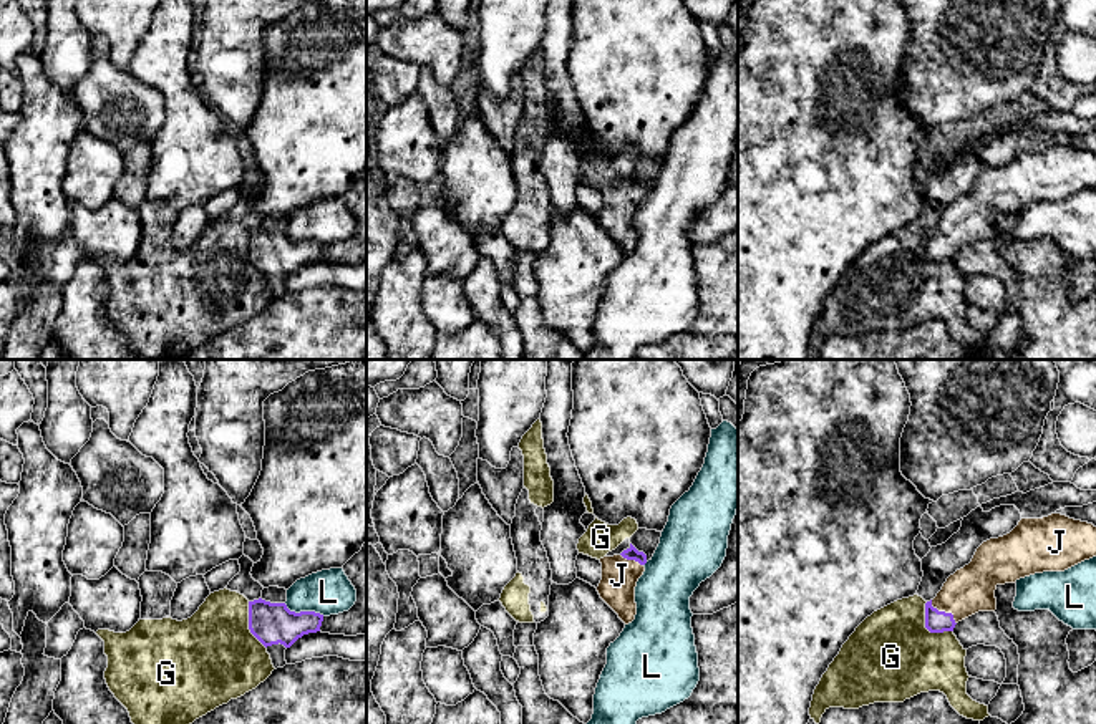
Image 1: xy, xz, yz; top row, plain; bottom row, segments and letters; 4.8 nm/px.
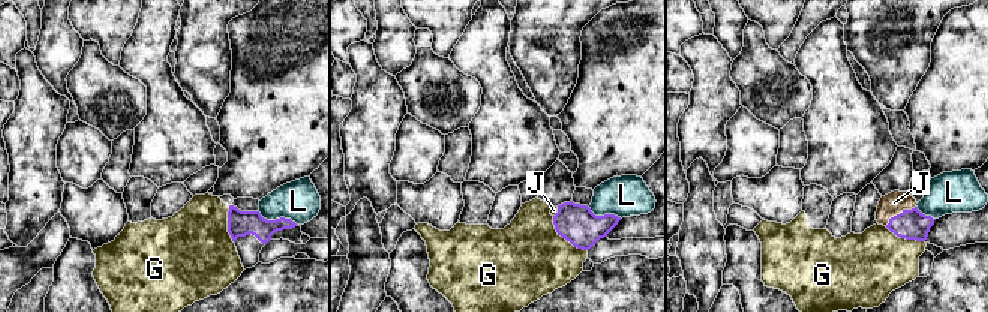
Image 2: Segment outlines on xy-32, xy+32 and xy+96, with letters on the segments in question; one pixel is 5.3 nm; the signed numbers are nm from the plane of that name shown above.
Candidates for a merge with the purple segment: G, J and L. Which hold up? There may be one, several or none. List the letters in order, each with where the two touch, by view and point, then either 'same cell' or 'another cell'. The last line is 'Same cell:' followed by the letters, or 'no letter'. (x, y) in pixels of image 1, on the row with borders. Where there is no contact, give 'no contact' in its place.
G: contact yz (927, 628); another cell
J: contact yz (944, 612); same cell
L: contact xy (304, 612); another cell
Same cell: J

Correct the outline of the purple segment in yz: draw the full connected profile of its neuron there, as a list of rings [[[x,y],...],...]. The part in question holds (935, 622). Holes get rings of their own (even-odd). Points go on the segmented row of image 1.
[[[1061,514],[1043,519],[1021,519],[1006,535],[983,542],[972,562],[947,578],[937,596],[925,603],[925,628],[930,633],[953,631],[955,625],[978,611],[995,611],[998,585],[1015,583],[1020,578],[1064,572],[1096,557],[1096,527]]]

